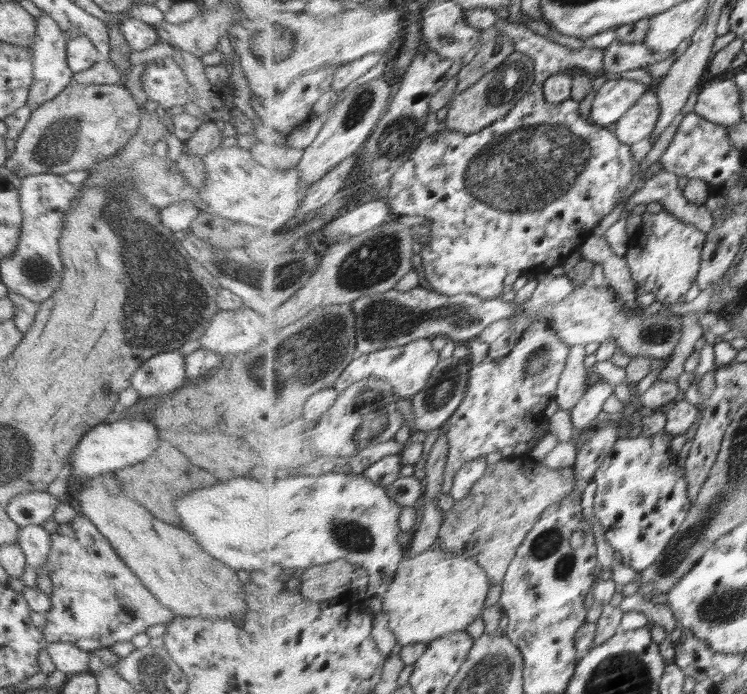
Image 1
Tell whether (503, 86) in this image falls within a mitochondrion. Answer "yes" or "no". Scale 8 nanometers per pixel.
yes

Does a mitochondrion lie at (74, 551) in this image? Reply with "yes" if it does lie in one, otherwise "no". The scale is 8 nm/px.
no

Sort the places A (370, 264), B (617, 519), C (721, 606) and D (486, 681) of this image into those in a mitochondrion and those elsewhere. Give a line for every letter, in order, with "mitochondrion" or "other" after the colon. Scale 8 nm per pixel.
A: mitochondrion
B: other
C: mitochondrion
D: mitochondrion

